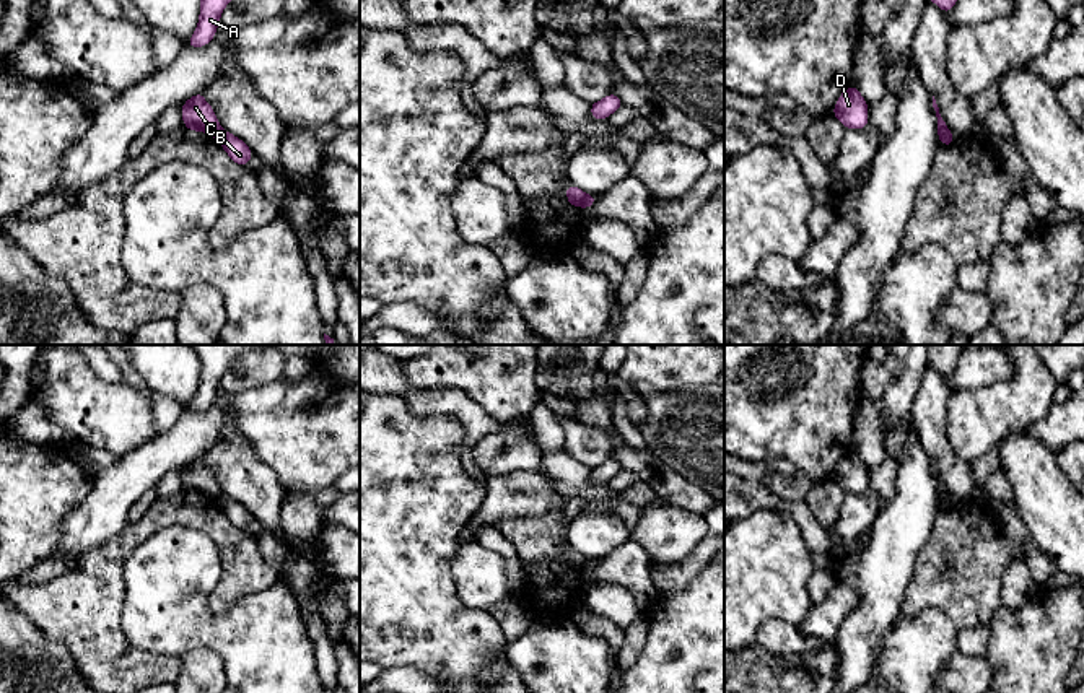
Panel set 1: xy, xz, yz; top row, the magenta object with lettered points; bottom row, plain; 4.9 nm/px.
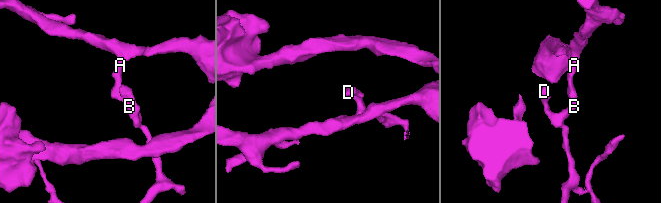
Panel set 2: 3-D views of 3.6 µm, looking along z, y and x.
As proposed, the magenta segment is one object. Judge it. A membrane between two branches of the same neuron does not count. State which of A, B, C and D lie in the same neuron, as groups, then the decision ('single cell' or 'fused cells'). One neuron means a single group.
A C / B D | fused cells

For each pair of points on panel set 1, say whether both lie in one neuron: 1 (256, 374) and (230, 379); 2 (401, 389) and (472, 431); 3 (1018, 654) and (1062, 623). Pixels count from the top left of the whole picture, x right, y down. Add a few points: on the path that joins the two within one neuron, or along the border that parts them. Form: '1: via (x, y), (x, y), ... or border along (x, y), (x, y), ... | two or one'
1: via (249, 374), (244, 379), (236, 379) | one
2: via (420, 400), (450, 402), (459, 412) | one
3: via (1029, 649), (1050, 628) | one

